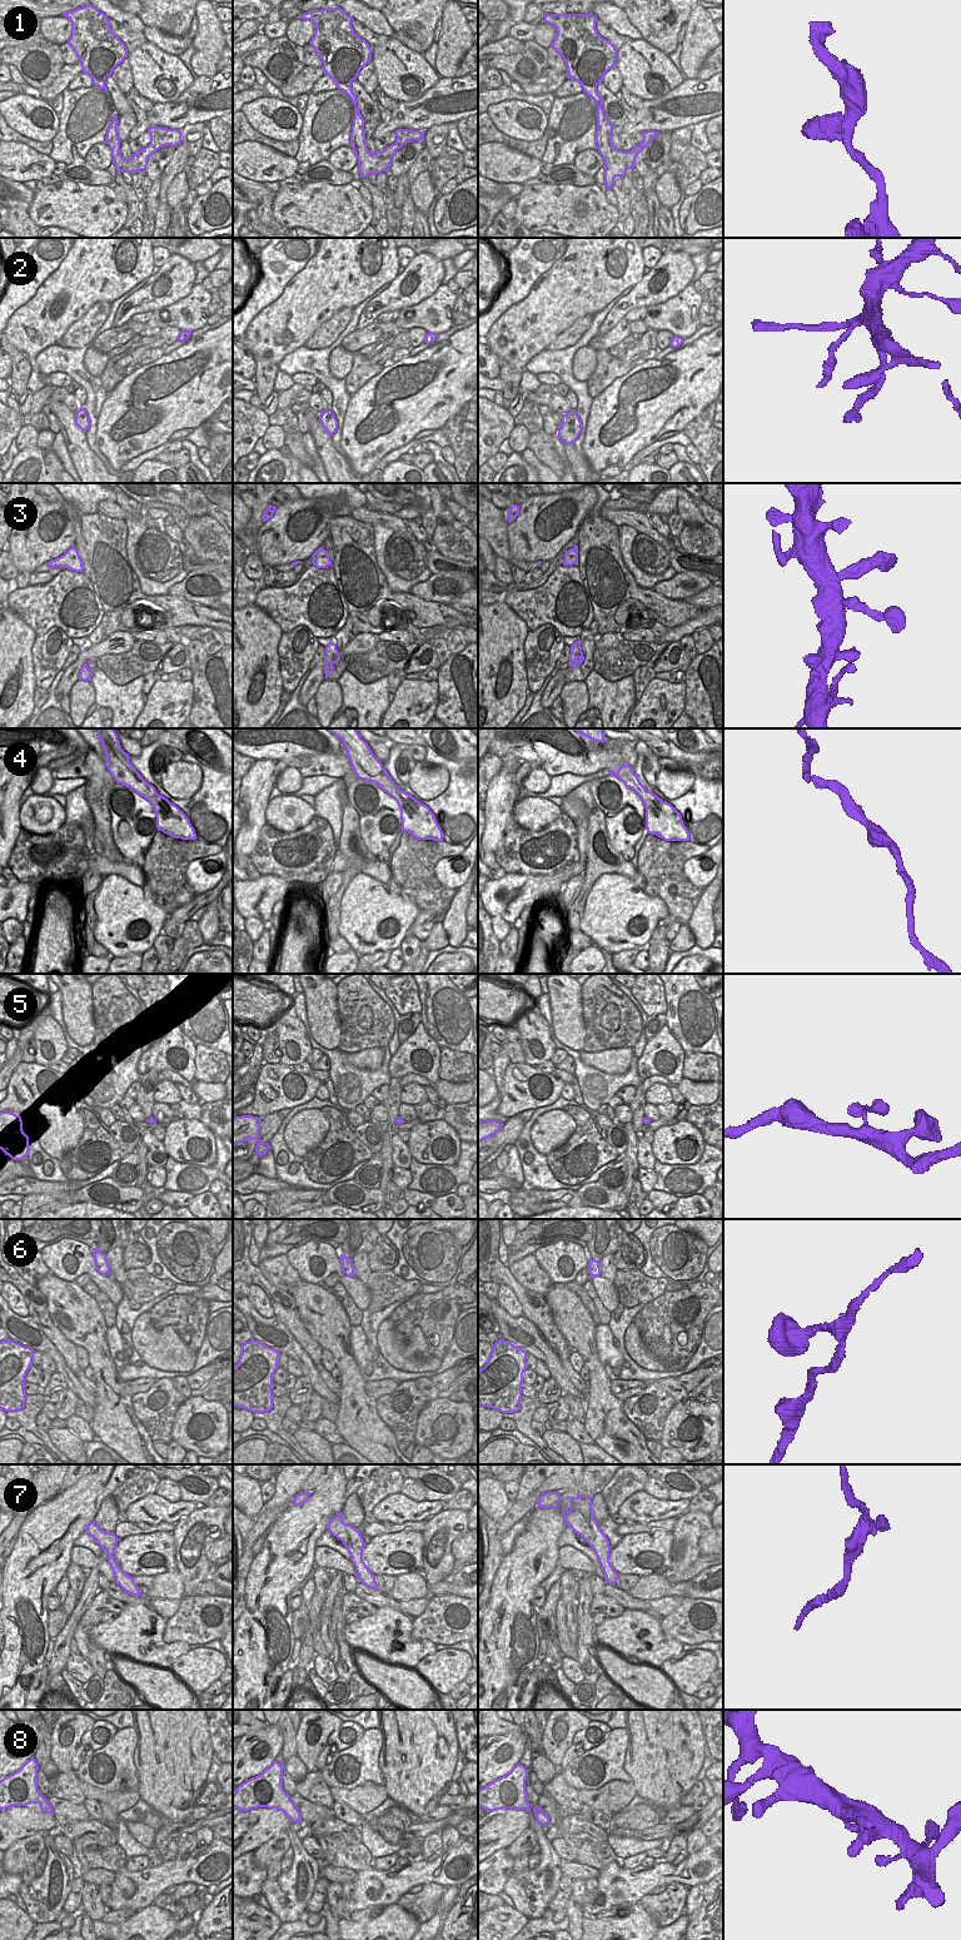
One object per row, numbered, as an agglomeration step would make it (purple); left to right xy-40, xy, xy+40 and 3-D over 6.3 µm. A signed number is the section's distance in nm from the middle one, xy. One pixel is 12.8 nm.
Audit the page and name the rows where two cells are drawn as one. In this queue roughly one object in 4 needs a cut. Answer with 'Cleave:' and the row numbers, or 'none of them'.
Cleave: 4

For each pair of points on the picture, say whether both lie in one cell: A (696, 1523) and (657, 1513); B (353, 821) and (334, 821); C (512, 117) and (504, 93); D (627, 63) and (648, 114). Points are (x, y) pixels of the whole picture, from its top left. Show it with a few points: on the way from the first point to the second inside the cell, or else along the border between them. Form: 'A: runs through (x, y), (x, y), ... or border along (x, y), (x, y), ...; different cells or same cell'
A: border along (686, 1510), (676, 1518); different cells
B: border along (347, 795), (342, 807), (342, 832), (337, 850); different cells
C: border along (536, 104), (521, 100), (502, 100), (491, 105); different cells
D: border along (671, 89), (661, 96), (643, 100); different cells

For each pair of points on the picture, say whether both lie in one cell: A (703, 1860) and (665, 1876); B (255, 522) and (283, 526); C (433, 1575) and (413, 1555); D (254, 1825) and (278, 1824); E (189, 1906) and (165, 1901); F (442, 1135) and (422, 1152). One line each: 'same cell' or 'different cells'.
A: same cell
B: different cells
C: different cells
D: same cell
E: different cells
F: same cell

